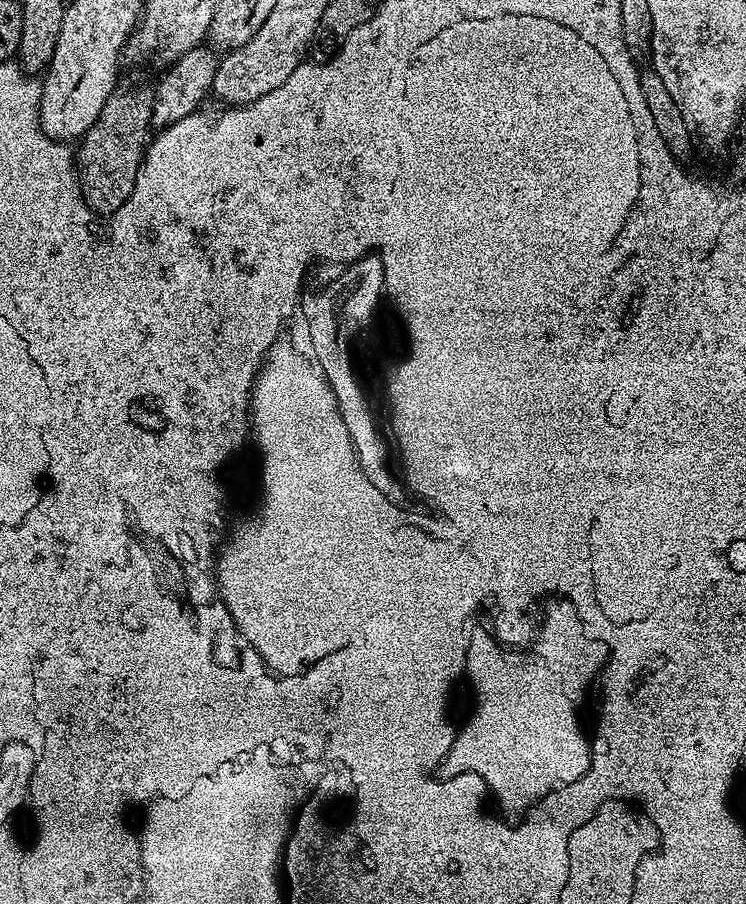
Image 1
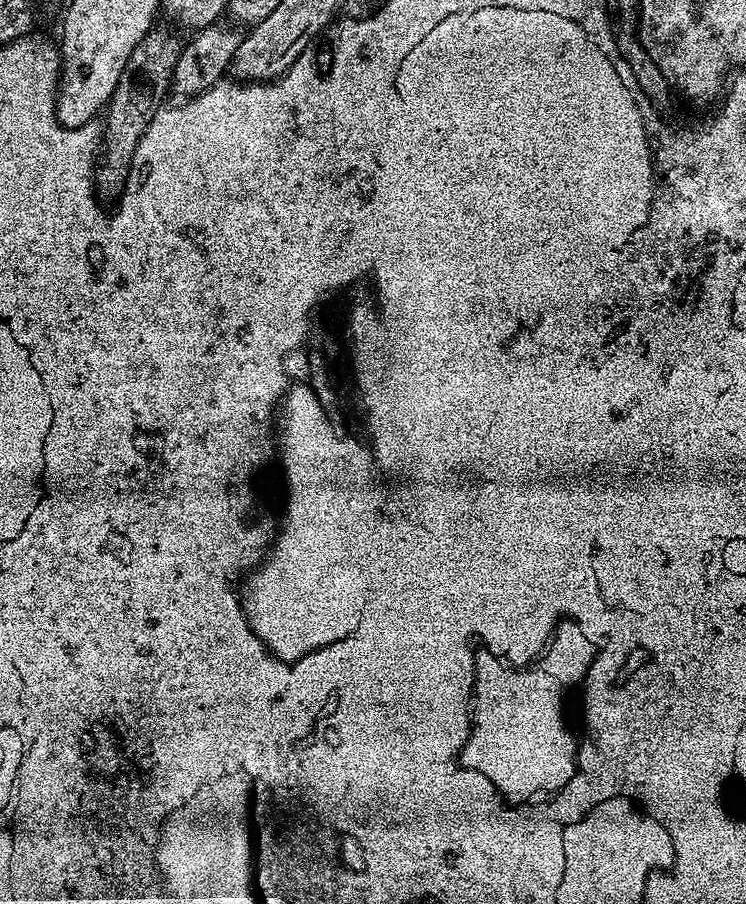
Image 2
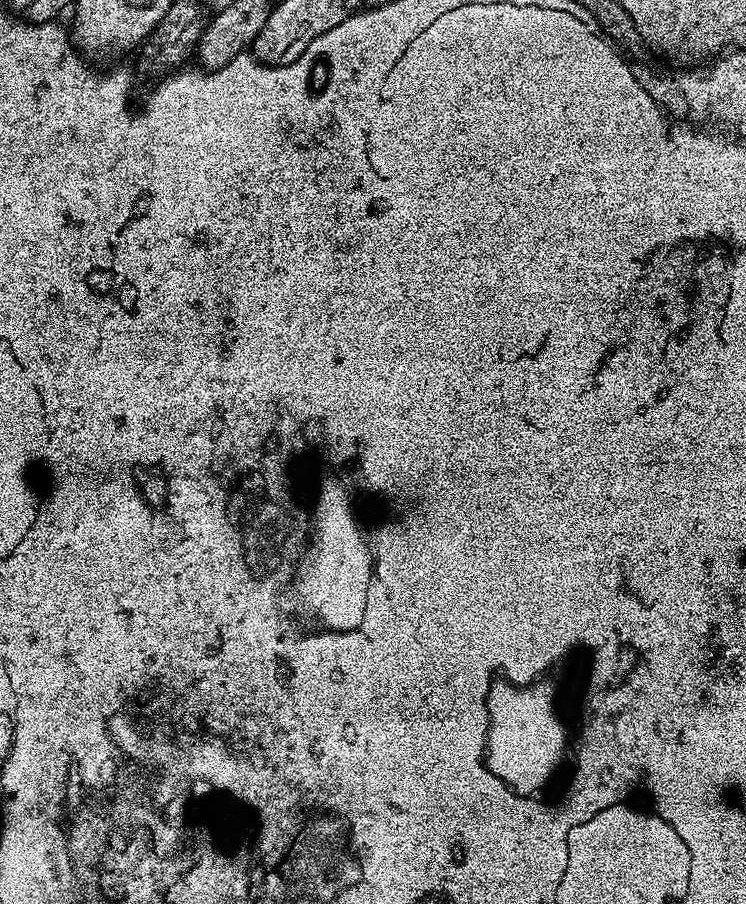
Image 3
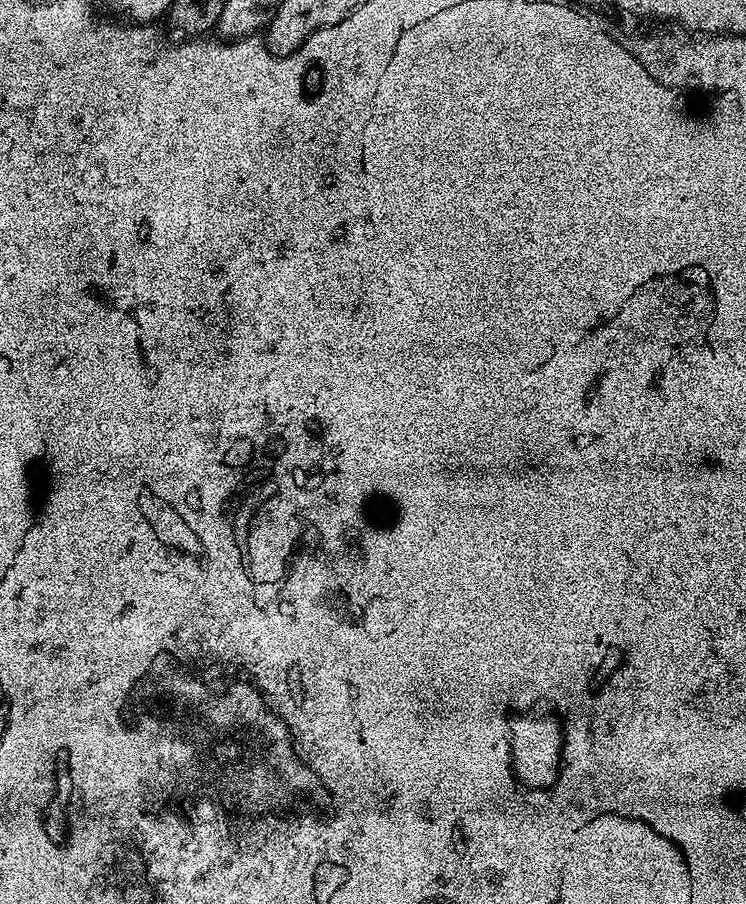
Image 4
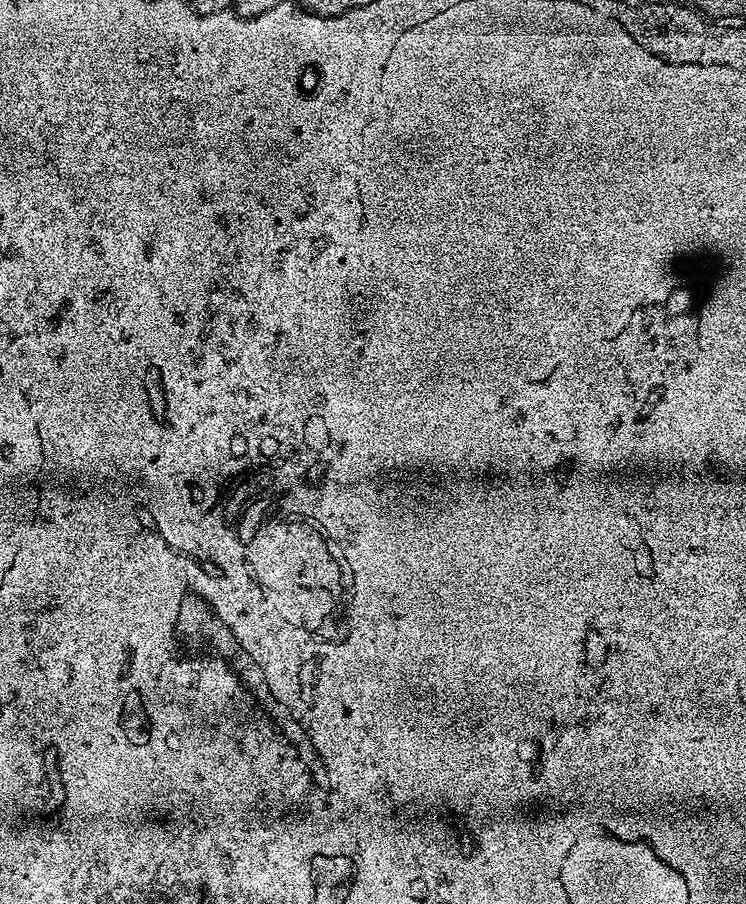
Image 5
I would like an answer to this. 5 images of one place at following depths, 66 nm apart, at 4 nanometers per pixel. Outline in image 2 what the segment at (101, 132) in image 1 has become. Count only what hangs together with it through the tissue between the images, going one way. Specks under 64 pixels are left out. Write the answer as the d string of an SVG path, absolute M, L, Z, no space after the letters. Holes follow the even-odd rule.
M160 27L149 31L146 38L134 48L134 53L127 60L122 77L115 86L114 94L106 105L106 122L104 121L102 130L104 153L98 168L98 188L103 195L105 192L116 198L123 193L138 142L144 137L154 114L165 101L165 94L171 89L174 66L177 65L184 44L176 35Z

